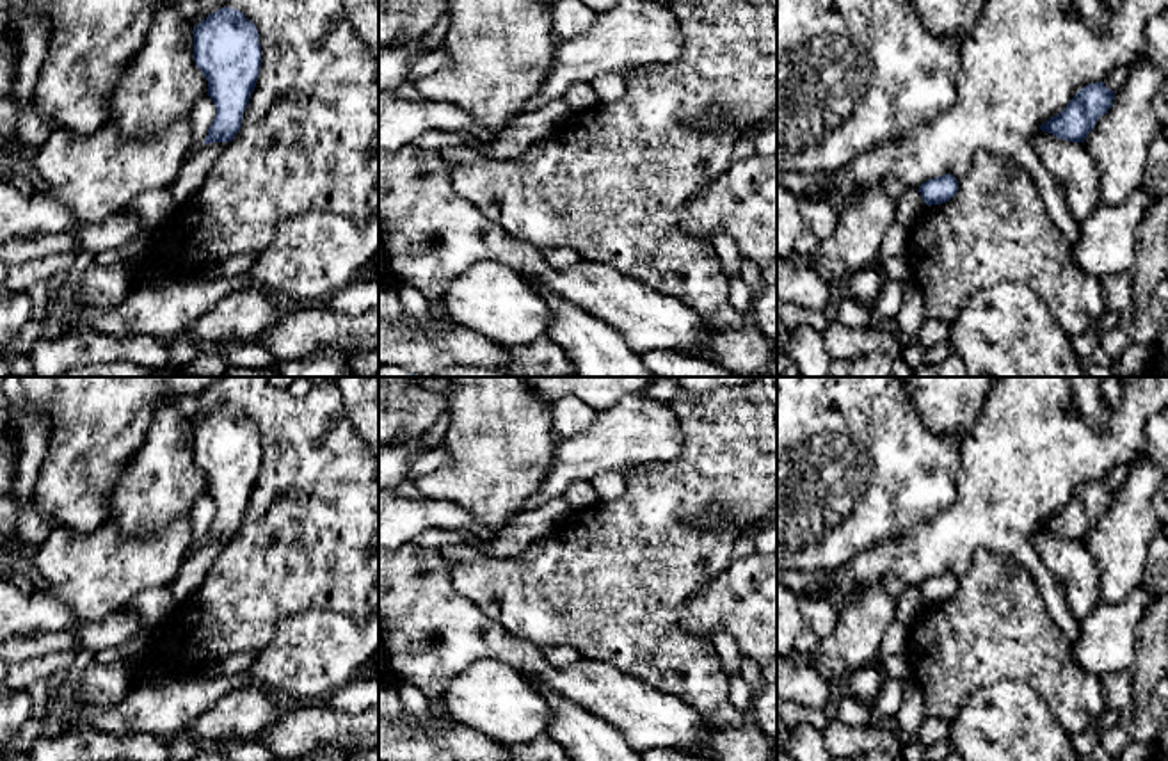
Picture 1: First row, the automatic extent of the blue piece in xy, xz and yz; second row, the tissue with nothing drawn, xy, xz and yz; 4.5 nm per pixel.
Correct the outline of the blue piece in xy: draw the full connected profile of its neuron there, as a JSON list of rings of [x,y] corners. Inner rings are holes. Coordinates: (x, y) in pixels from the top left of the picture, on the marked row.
[[[220,7],[194,27],[194,60],[217,107],[203,144],[231,142],[242,128],[261,69],[256,25],[238,9]]]

